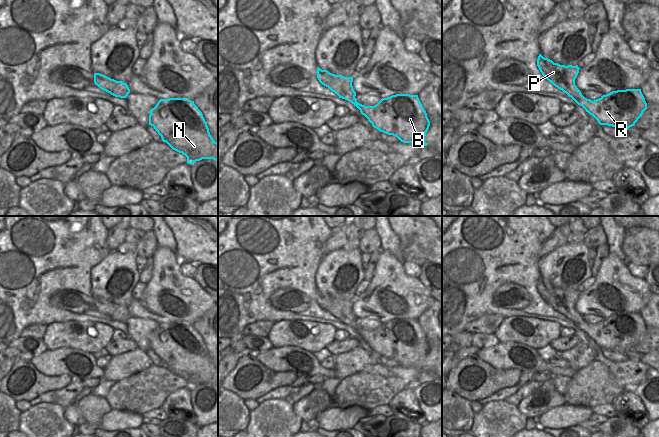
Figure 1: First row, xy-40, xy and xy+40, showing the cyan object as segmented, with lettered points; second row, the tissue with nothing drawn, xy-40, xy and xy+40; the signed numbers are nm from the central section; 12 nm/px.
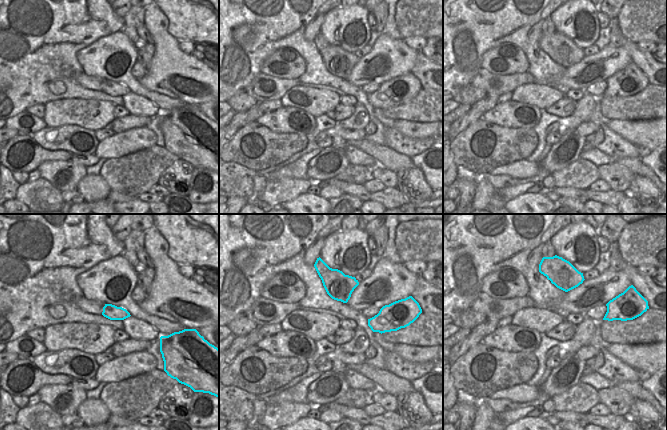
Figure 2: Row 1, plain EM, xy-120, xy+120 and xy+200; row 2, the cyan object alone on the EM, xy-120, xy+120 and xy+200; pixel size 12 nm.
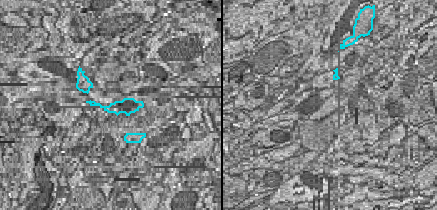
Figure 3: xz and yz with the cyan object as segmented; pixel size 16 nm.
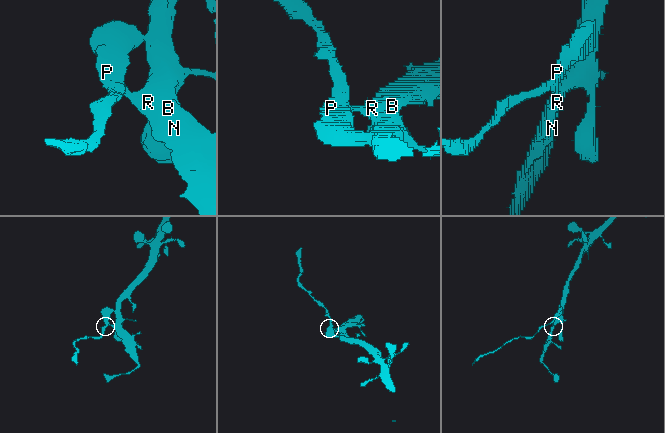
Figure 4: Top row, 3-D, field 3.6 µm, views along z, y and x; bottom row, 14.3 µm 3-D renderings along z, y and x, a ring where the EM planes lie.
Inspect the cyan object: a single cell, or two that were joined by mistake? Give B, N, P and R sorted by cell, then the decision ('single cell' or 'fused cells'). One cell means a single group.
groups B N R / P; fused cells

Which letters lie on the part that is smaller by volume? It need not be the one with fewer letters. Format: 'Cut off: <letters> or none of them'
Cut off: P

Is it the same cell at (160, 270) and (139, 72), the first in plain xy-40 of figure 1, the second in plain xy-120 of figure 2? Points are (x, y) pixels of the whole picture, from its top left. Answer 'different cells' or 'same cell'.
different cells

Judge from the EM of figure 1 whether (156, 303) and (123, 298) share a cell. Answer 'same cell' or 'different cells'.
different cells

